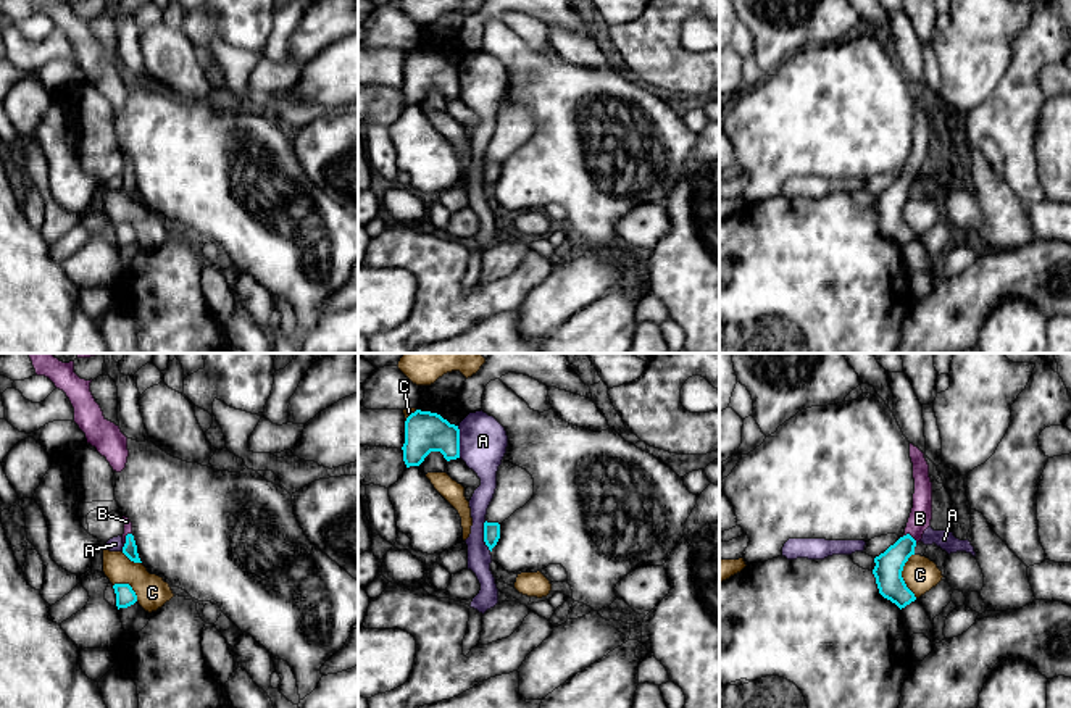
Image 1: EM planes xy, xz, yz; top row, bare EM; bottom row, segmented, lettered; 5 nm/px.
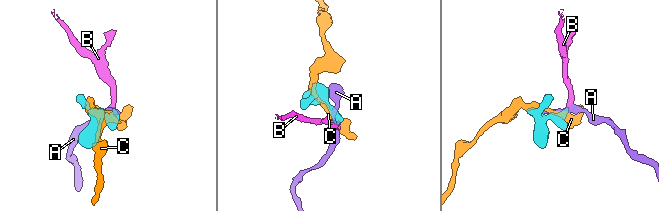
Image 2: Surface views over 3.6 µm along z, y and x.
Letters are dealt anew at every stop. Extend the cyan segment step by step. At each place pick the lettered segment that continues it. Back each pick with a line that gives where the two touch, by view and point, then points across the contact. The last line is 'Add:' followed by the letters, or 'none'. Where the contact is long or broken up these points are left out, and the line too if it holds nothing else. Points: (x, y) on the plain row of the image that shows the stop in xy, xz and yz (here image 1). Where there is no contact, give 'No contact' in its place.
B: Touches cyan at yz (910, 174). Path across: yz (889, 204), (910, 174), (920, 157)
Add: B

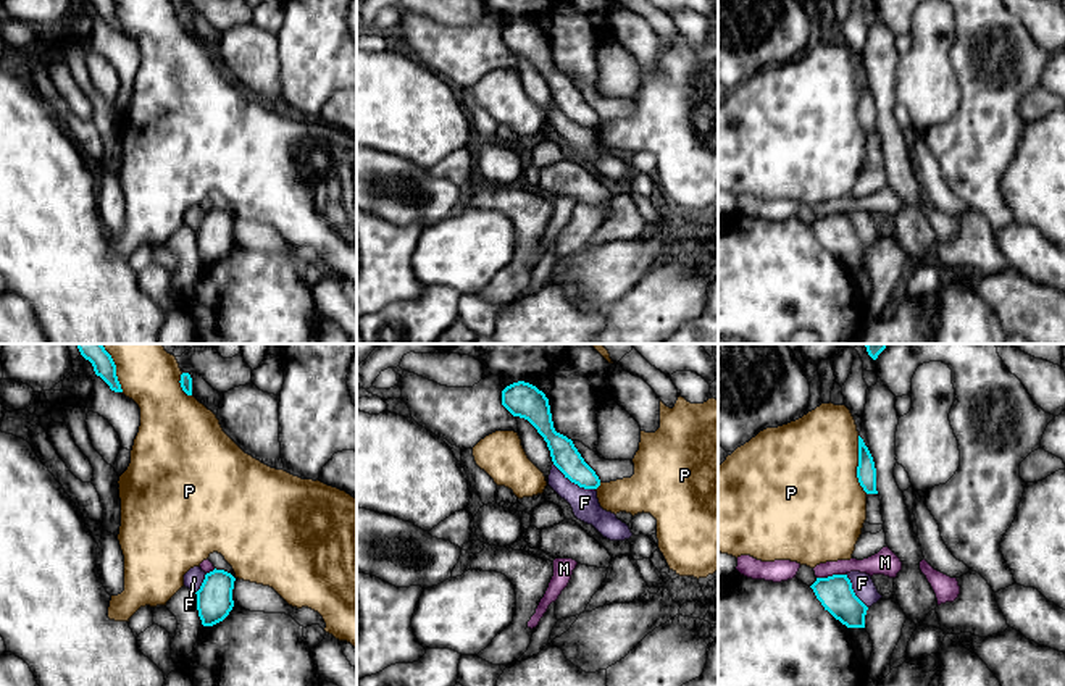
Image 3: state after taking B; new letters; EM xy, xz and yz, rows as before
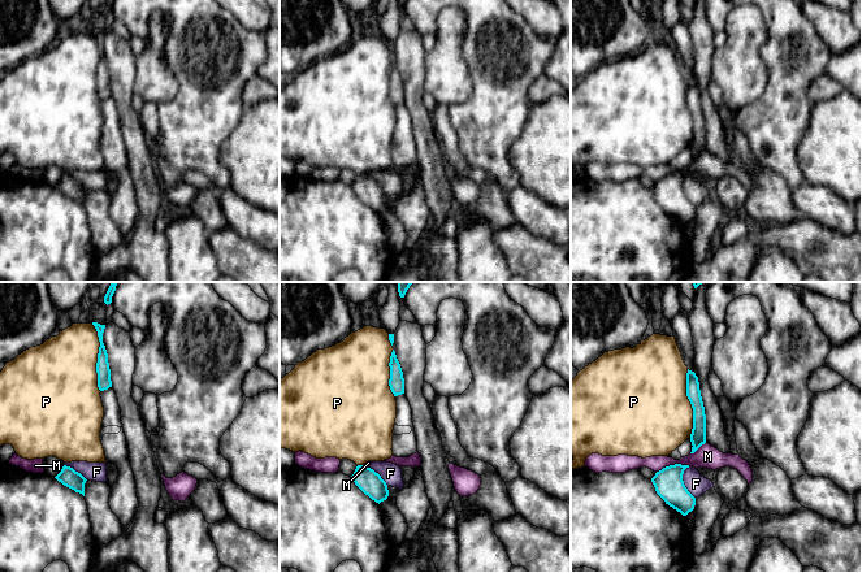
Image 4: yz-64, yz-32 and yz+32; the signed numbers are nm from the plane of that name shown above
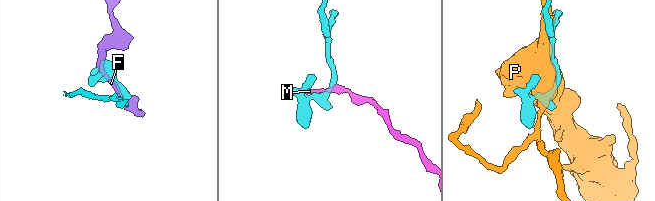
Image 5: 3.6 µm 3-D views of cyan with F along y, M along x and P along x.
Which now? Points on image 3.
Add: none

